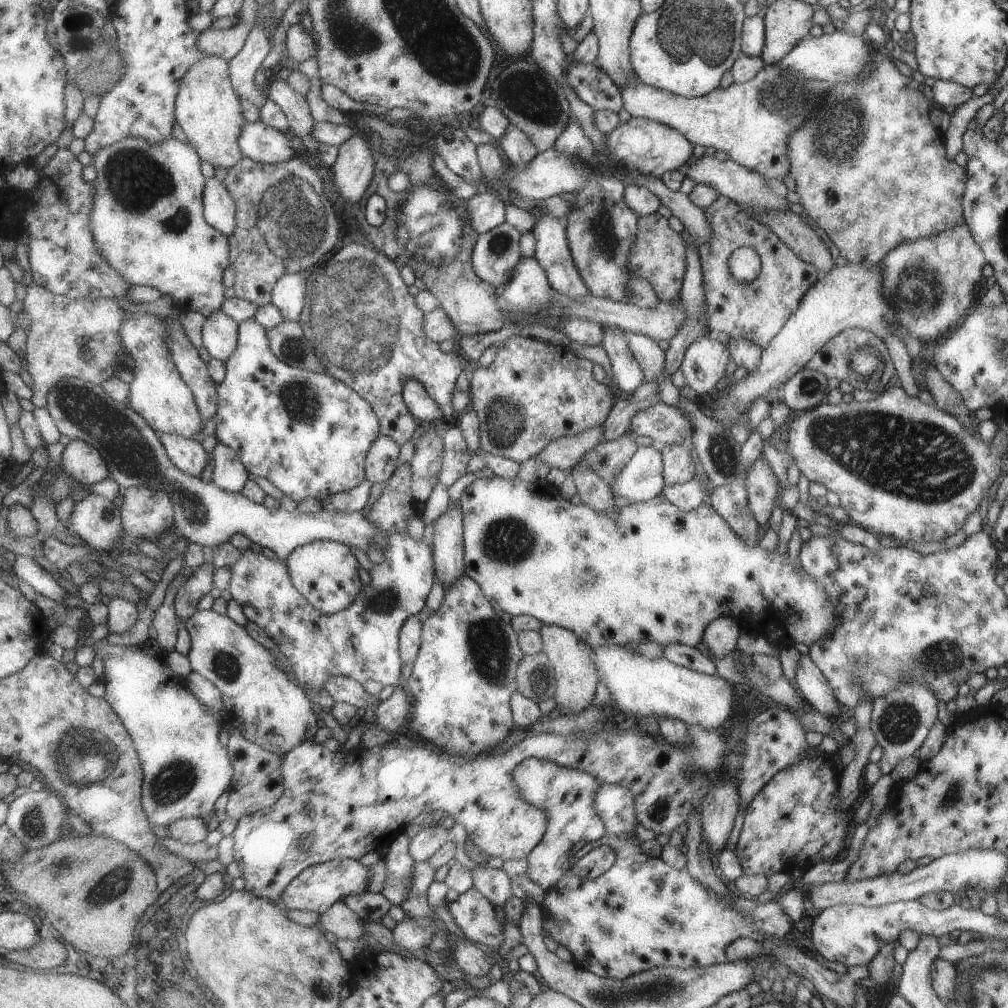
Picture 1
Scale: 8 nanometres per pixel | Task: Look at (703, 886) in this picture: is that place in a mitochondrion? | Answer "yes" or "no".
no

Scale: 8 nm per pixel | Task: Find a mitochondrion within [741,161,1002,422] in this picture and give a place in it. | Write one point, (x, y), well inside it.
(916, 283)

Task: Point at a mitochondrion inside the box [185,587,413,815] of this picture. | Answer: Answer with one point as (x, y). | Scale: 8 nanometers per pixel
(226, 666)

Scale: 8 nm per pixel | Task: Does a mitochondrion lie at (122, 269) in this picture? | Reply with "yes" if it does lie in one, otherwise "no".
no

